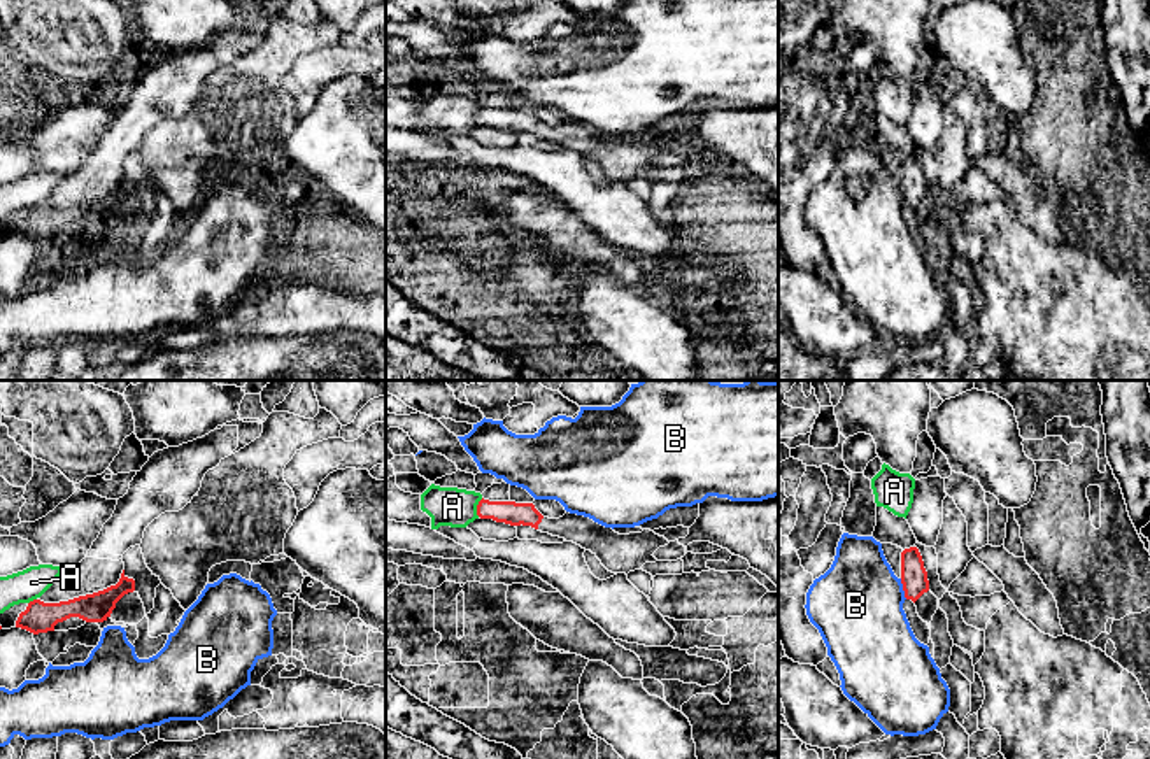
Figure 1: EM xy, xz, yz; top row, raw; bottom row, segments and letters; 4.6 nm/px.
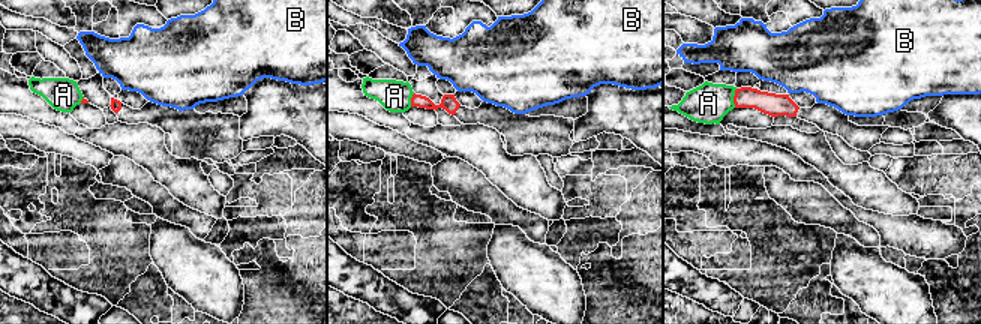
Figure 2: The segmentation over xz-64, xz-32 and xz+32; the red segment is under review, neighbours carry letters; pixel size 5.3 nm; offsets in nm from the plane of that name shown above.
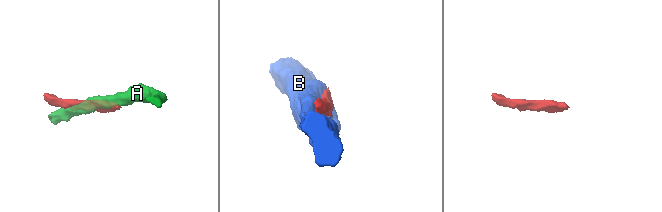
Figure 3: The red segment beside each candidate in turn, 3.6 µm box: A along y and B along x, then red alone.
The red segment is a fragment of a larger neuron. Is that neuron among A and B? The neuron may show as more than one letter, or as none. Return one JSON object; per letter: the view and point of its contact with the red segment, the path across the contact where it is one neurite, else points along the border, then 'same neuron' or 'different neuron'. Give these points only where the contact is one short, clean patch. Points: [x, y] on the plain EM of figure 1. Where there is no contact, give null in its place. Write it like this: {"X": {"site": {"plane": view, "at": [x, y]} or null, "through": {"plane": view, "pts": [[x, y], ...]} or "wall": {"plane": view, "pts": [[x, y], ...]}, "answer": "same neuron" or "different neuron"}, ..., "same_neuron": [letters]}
{"A": {"site": {"plane": "xz", "at": [477, 114]}, "answer": "different neuron"}, "B": {"site": {"plane": "yz", "at": [903, 197]}, "answer": "different neuron"}, "same_neuron": []}

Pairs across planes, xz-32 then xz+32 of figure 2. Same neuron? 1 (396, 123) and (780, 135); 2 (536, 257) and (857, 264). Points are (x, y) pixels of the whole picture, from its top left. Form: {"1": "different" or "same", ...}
{"1": "same", "2": "same"}

